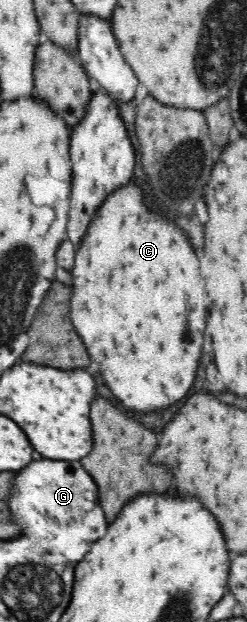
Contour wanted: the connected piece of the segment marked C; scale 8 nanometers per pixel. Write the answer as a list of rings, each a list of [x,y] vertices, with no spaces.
[[[129,182],[109,194],[107,202],[103,202],[95,214],[91,228],[87,230],[87,238],[83,238],[77,250],[75,268],[71,270],[71,320],[76,334],[83,338],[91,360],[99,364],[101,378],[109,390],[113,390],[111,394],[119,398],[117,402],[133,412],[159,412],[183,402],[191,394],[187,388],[197,376],[197,362],[203,354],[201,346],[207,306],[205,284],[189,240],[163,216],[155,214],[155,218],[145,218],[147,210],[141,202],[143,192],[135,182]]]

